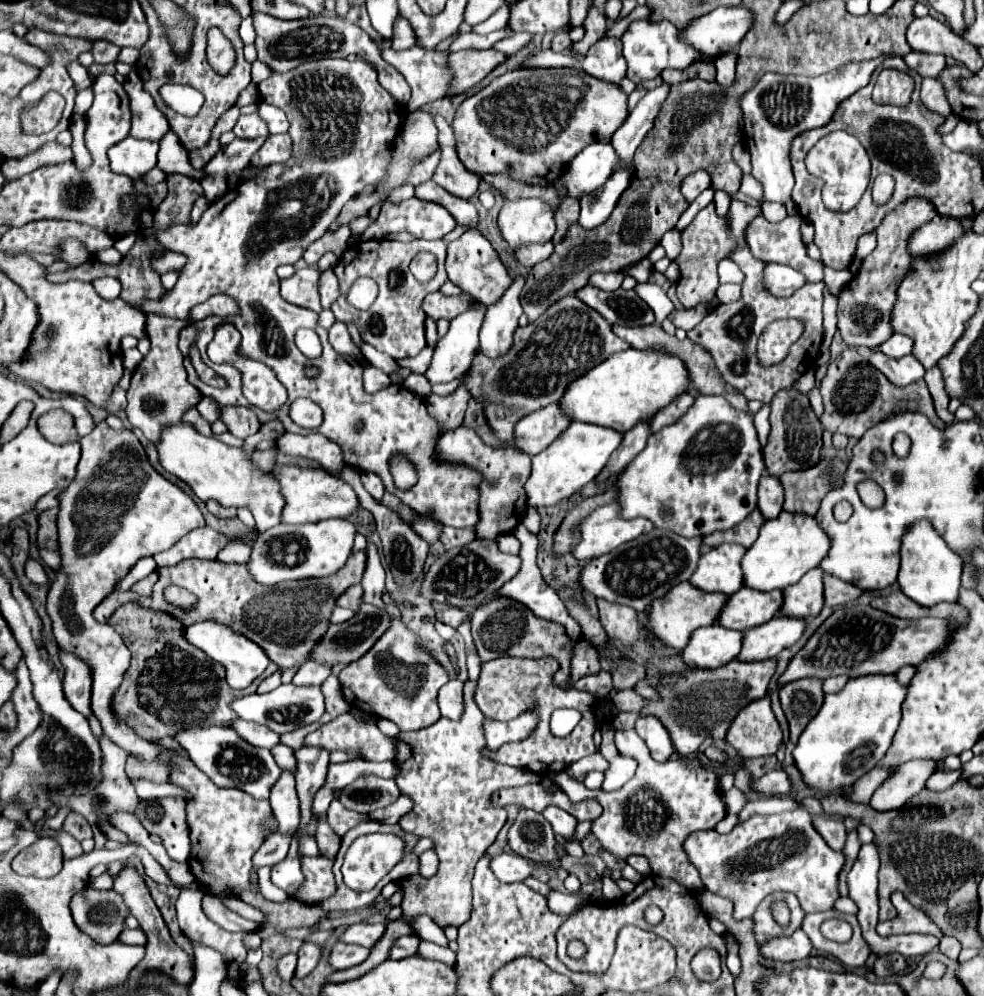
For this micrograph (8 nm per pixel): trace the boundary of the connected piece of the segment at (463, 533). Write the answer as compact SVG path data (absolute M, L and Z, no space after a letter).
M444 527L440 541L444 543L446 549L452 547L460 547L470 543L472 539L476 539L476 529L474 527L466 527L466 529L454 529L454 527Z

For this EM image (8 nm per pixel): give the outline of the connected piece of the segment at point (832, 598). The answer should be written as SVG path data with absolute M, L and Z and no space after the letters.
M826 575L826 605L836 609L836 607L842 607L854 599L858 599L864 591L852 583L846 583L838 577L832 577L832 575Z

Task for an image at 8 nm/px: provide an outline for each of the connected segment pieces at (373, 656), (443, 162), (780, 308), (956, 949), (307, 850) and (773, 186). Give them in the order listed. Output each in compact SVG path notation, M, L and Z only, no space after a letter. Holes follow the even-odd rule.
M370 539L366 545L366 571L362 577L362 589L364 589L362 601L386 609L394 617L394 625L390 625L390 629L378 639L378 643L374 645L374 649L370 649L370 653L362 655L358 661L346 665L340 671L344 699L358 709L394 721L400 727L400 731L424 729L426 725L432 725L434 721L440 719L436 697L440 687L448 681L448 673L426 651L418 647L416 637L400 621L400 609L382 603L380 595L384 593L384 567L380 563L376 545Z
M434 117L438 127L438 141L440 141L440 163L434 171L434 181L444 187L448 193L470 199L478 191L480 177L476 173L470 173L456 153L456 139L452 127L446 123L444 117Z
M738 247L734 251L734 257L730 257L734 263L740 265L740 269L746 275L746 281L742 285L742 299L718 305L718 309L712 309L700 325L696 325L692 331L688 331L688 337L700 345L704 345L718 365L718 371L730 385L742 391L746 399L758 399L762 403L770 403L774 393L780 389L790 389L794 381L806 373L810 367L816 365L820 345L822 345L822 291L824 283L806 283L806 293L794 293L792 297L774 297L764 289L764 267L766 261L758 261L748 247ZM782 317L798 317L804 321L804 335L788 351L786 359L772 365L772 367L760 367L756 357L756 343L764 327L776 319Z
M942 937L940 941L940 951L950 957L950 959L958 959L960 951L962 951L962 945L958 941L954 941L954 937Z
M302 835L302 839L298 839L300 841L300 855L304 857L304 855L318 855L320 851L318 851L318 847L316 847L316 841L312 841L312 837L304 837Z
M882 55L874 61L864 61L862 65L846 65L846 69L838 69L838 73L826 73L822 77L794 77L794 75L778 75L764 73L752 89L740 95L742 109L742 133L751 155L751 174L764 185L764 199L786 203L790 199L794 187L794 175L790 165L790 145L796 135L808 129L822 127L830 121L838 105L866 87L872 71L892 55Z

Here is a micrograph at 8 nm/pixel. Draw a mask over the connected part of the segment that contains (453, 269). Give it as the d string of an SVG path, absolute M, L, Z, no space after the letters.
M466 231L462 237L448 243L446 271L448 271L448 279L454 285L458 285L464 293L472 295L474 299L482 301L486 307L494 305L512 283L512 277L502 265L498 253L492 249L490 241L480 235L480 231Z

